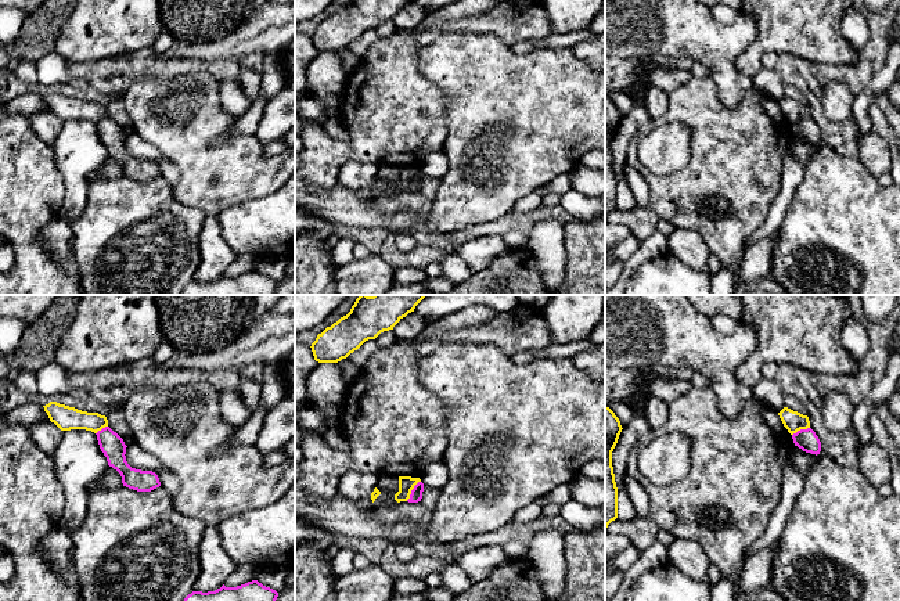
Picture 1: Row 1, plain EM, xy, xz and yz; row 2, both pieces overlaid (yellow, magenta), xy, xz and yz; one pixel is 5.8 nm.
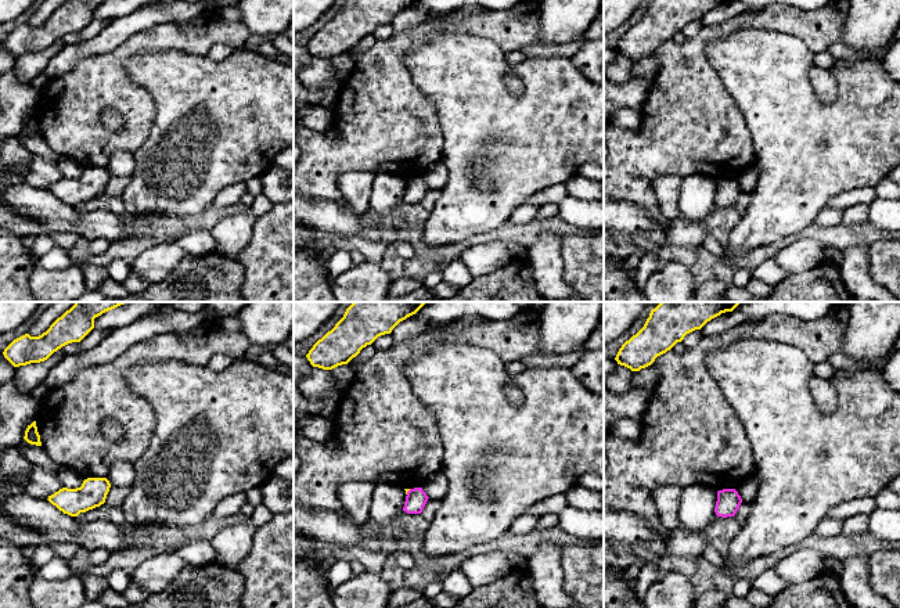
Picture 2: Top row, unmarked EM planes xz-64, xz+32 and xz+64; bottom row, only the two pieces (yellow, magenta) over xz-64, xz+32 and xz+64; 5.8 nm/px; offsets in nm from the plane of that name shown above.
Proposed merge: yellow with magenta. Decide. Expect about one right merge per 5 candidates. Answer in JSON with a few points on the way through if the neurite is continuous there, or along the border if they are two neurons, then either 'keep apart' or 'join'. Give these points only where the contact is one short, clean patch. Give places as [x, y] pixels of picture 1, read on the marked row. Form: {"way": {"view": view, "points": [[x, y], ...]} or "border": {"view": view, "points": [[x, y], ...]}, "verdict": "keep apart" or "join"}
{"verdict": "keep apart"}

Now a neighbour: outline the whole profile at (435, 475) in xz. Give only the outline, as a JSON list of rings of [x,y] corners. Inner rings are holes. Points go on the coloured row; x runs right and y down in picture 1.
[[[438,460],[424,468],[420,479],[425,486],[442,490],[449,481],[449,469]]]

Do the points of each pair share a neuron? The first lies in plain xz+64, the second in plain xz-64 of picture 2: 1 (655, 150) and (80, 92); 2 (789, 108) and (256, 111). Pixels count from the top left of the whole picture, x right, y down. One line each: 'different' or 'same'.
1: same
2: same

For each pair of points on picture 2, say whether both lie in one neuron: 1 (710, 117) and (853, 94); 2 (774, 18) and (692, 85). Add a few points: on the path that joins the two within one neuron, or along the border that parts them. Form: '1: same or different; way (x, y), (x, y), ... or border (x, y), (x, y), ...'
1: different; border (723, 85), (741, 111), (753, 143)
2: same; way (745, 20), (712, 32), (692, 56)

